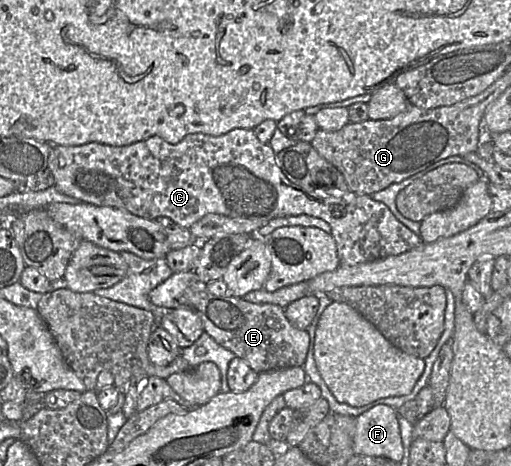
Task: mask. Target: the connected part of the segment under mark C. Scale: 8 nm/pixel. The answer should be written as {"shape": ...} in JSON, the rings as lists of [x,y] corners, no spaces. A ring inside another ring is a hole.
{"shape":[[[236,128],[219,136],[212,136],[202,133],[195,133],[186,136],[179,143],[171,144],[158,136],[153,136],[148,139],[126,145],[126,146],[111,146],[98,142],[90,142],[78,146],[53,145],[49,158],[48,167],[54,178],[54,187],[61,193],[77,199],[79,202],[92,204],[96,206],[108,206],[114,208],[125,209],[130,213],[150,220],[157,218],[169,218],[174,224],[189,229],[194,223],[200,220],[203,216],[215,213],[224,215],[233,219],[244,219],[250,221],[269,221],[286,216],[309,215],[326,221],[331,227],[331,235],[335,239],[340,265],[353,266],[360,263],[372,262],[378,259],[383,259],[389,256],[395,256],[410,251],[423,242],[418,234],[411,231],[403,223],[401,223],[391,210],[382,202],[374,200],[371,195],[359,195],[351,191],[341,191],[335,188],[334,185],[314,184],[298,186],[286,178],[281,168],[276,162],[276,154],[270,145],[262,143],[256,137],[252,129]]]}

